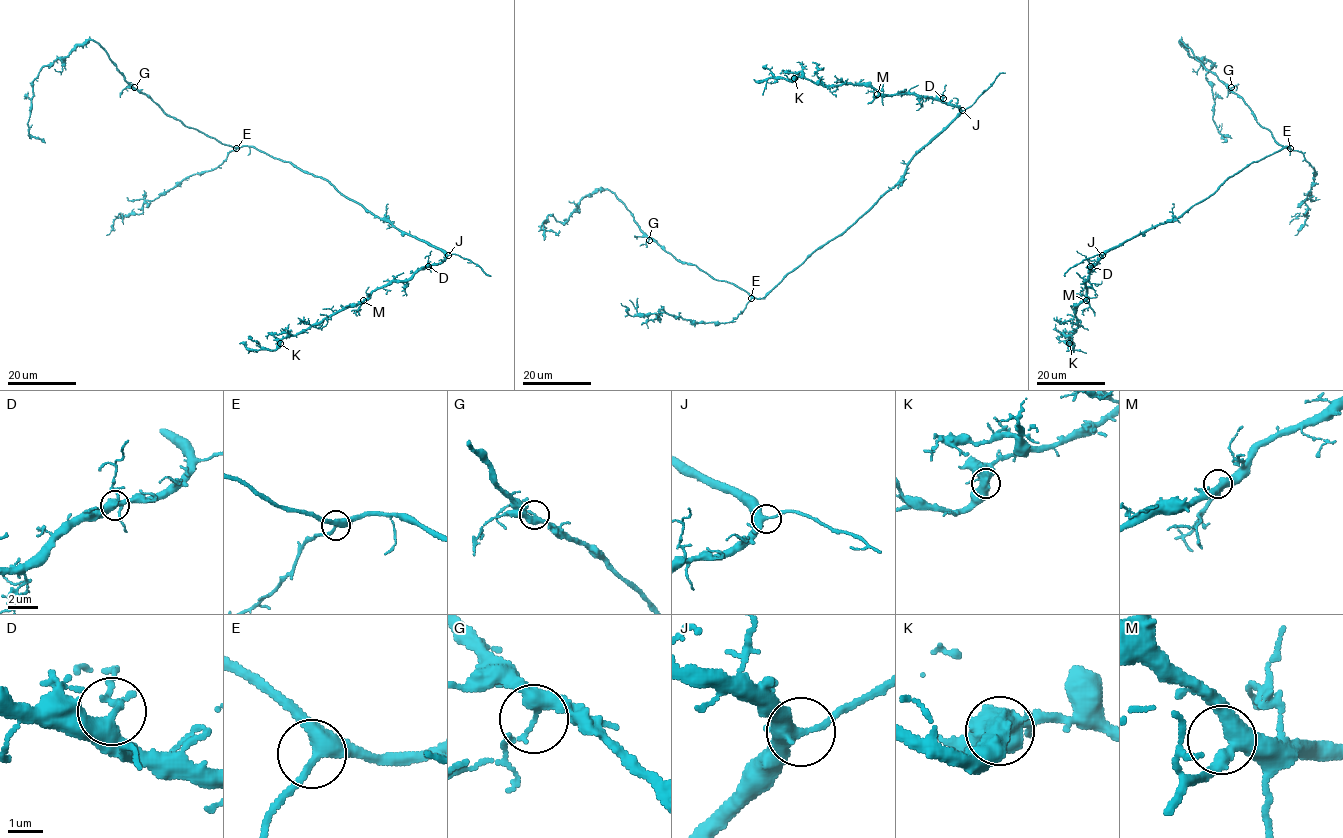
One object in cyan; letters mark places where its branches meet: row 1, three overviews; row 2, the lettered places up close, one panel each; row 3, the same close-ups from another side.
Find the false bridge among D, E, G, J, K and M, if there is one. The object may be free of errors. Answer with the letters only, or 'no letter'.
K

